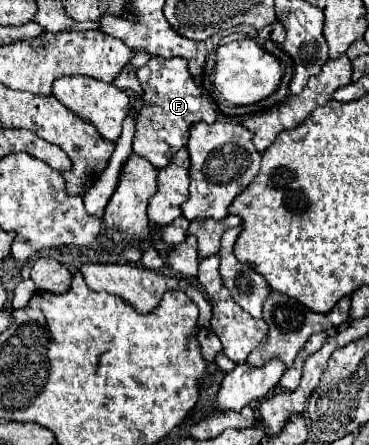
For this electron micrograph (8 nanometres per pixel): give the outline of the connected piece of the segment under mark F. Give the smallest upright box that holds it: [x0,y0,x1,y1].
[134,58,218,168]

